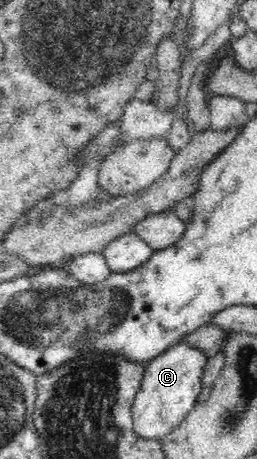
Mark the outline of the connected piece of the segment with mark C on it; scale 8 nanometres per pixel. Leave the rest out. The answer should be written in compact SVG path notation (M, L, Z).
M179 342L151 360L145 368L141 386L136 392L132 417L134 433L144 439L160 439L172 432L196 407L198 394L202 390L204 366L208 357L200 348L192 347L186 342Z

